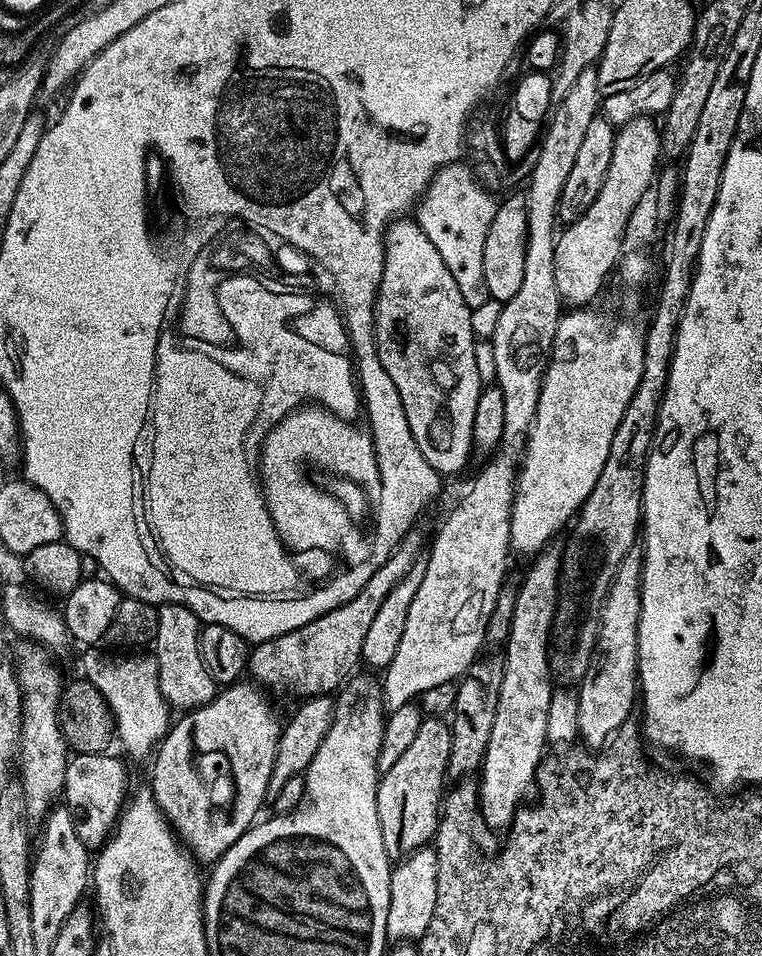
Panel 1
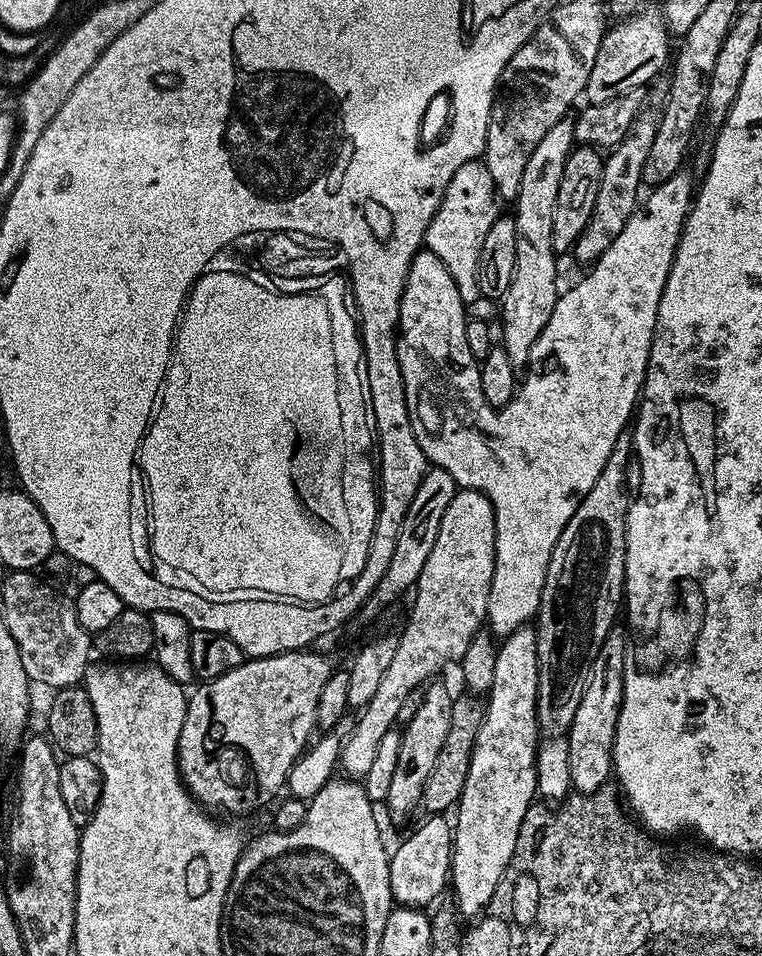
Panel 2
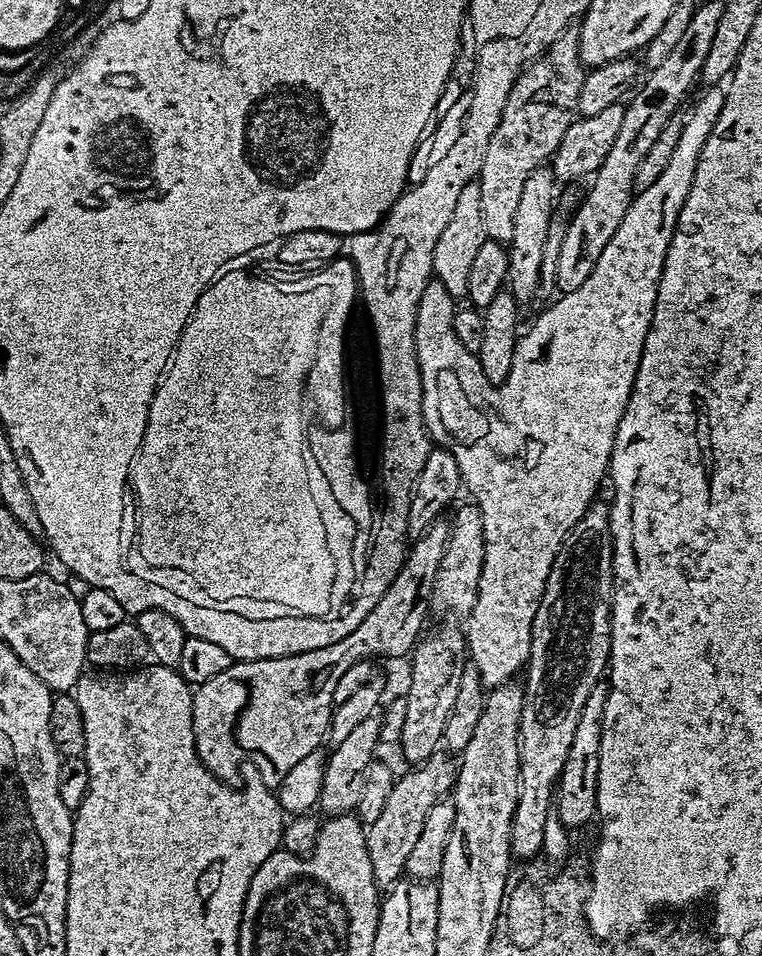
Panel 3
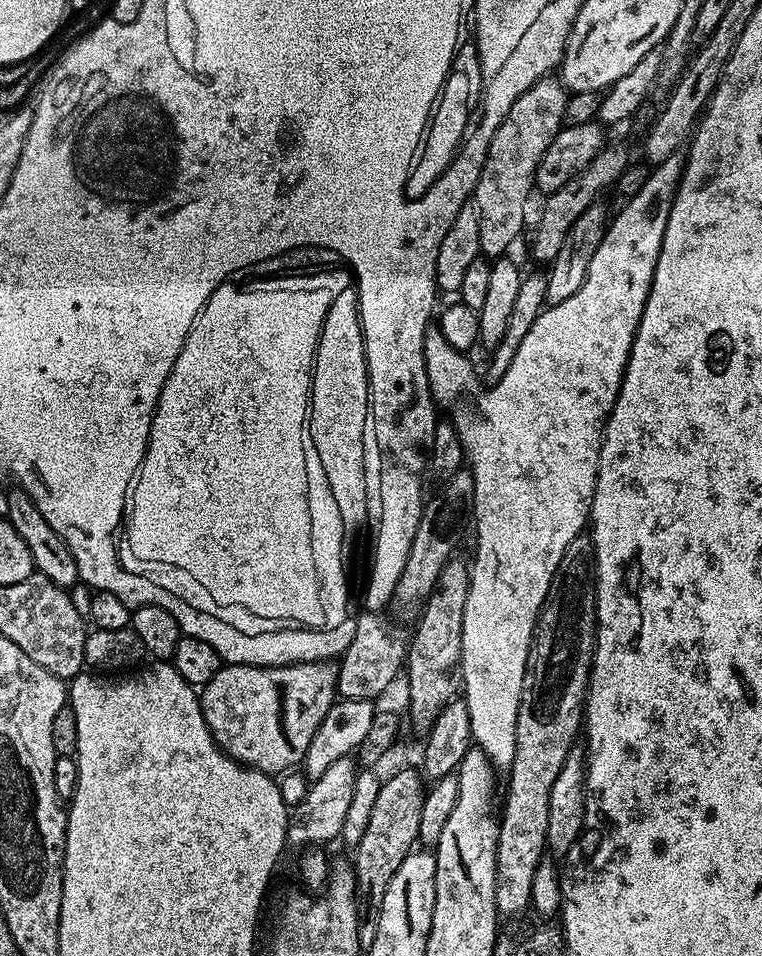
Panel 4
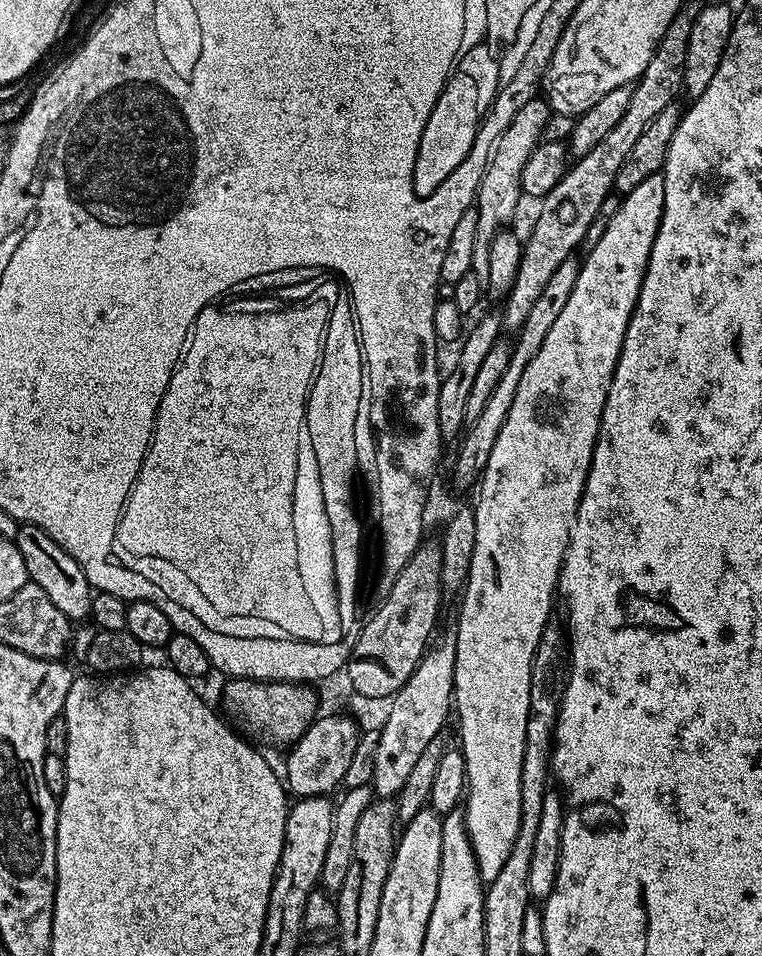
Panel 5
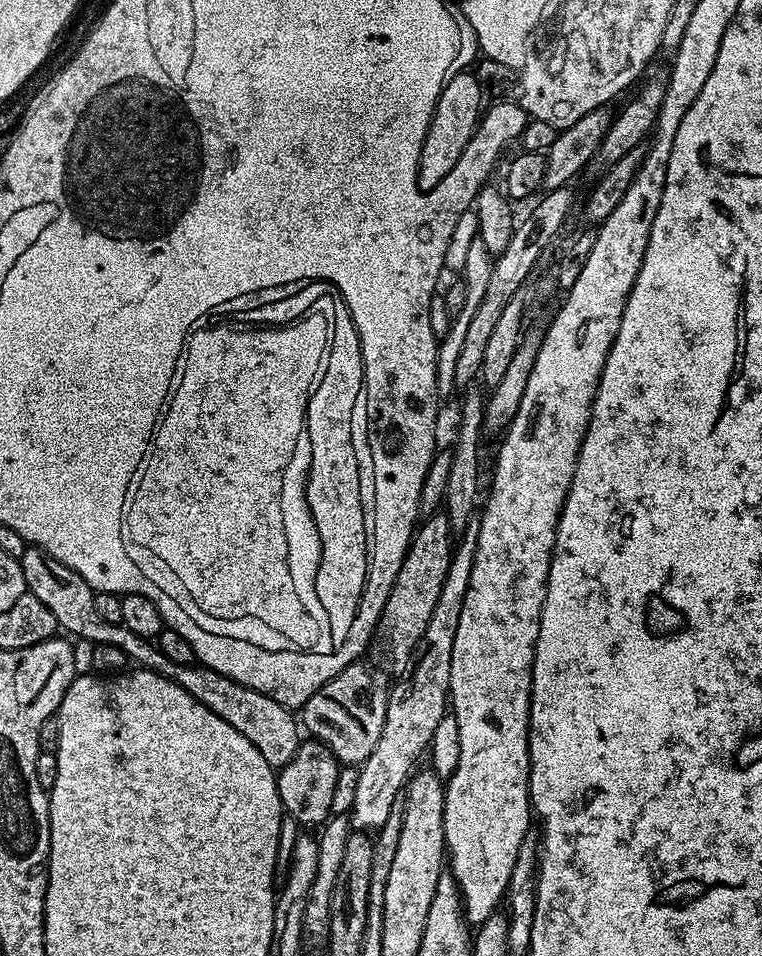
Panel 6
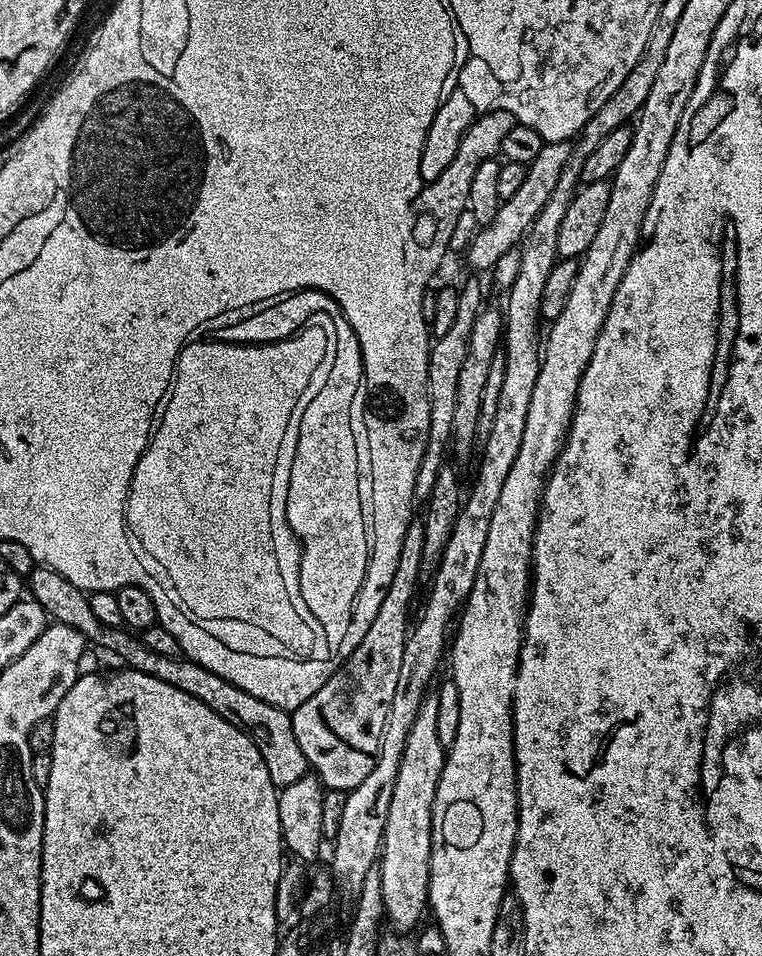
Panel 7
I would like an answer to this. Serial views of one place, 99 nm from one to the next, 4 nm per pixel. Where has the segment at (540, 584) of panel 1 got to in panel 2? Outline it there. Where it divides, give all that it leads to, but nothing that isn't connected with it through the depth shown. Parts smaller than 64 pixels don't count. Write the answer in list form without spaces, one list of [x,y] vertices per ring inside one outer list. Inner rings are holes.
[[[525,626],[499,641],[494,662],[494,682],[486,693],[484,721],[474,742],[474,754],[470,754],[470,774],[466,774],[466,786],[462,786],[460,803],[454,809],[456,820],[454,816],[450,892],[452,888],[456,904],[464,916],[476,918],[487,909],[498,882],[508,869],[522,822],[537,799],[536,749],[541,735],[540,726],[536,723],[537,698],[538,642],[535,627]]]

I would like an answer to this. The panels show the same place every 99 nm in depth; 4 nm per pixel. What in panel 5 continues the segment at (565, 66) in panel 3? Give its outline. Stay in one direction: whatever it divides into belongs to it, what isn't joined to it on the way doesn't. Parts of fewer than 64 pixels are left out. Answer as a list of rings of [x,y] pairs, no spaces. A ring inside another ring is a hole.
[[[533,98],[530,102],[526,102],[526,106],[522,106],[522,110],[518,110],[518,114],[514,114],[510,126],[506,126],[506,130],[502,130],[502,134],[496,139],[496,146],[482,174],[482,182],[478,186],[474,205],[480,217],[474,239],[471,271],[481,282],[487,281],[490,274],[490,242],[494,242],[496,235],[511,225],[508,223],[515,218],[516,211],[520,208],[522,170],[525,169],[530,154],[534,154],[534,150],[542,142],[543,128],[547,124],[549,115],[548,101],[543,98]]]

